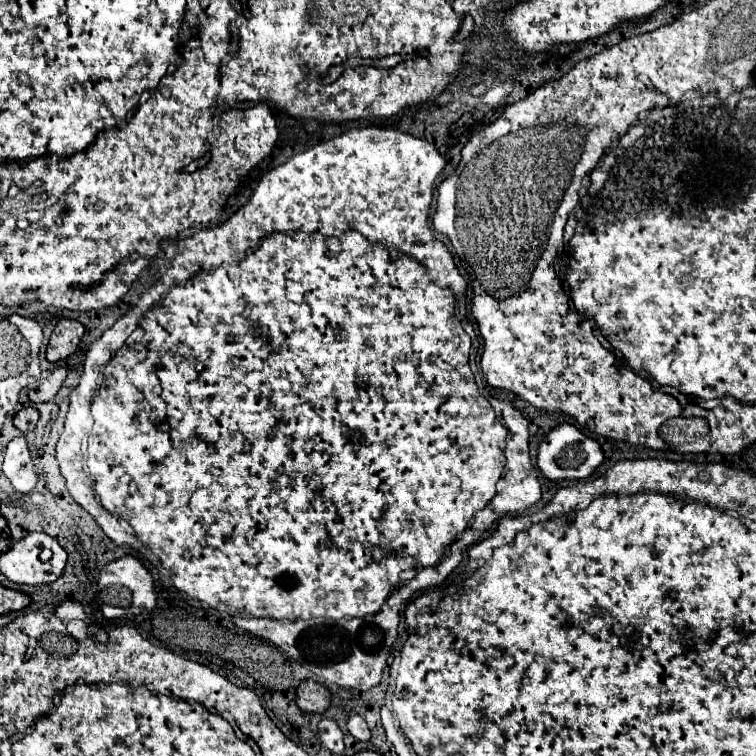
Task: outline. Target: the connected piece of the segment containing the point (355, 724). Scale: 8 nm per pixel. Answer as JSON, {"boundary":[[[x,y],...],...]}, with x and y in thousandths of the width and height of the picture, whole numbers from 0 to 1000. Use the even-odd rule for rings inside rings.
{"boundary":[[[468,946],[460,951],[460,967],[474,978],[474,980],[489,980],[489,964],[484,954],[476,946]]]}

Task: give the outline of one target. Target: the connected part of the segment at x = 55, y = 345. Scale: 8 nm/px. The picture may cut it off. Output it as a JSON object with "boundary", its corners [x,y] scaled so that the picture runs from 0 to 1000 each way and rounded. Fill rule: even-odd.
{"boundary":[[[79,422],[77,430],[71,433],[71,440],[63,451],[63,462],[61,462],[61,475],[66,480],[77,480],[87,472],[93,472],[101,462],[103,454],[111,443],[111,433],[98,425],[98,422]]]}

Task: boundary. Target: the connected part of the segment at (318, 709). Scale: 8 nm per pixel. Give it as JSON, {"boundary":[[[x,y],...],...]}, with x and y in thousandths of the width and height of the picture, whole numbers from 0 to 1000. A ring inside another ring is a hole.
{"boundary":[[[399,901],[392,911],[392,933],[402,943],[429,943],[439,930],[439,917],[431,906],[418,901]]]}

